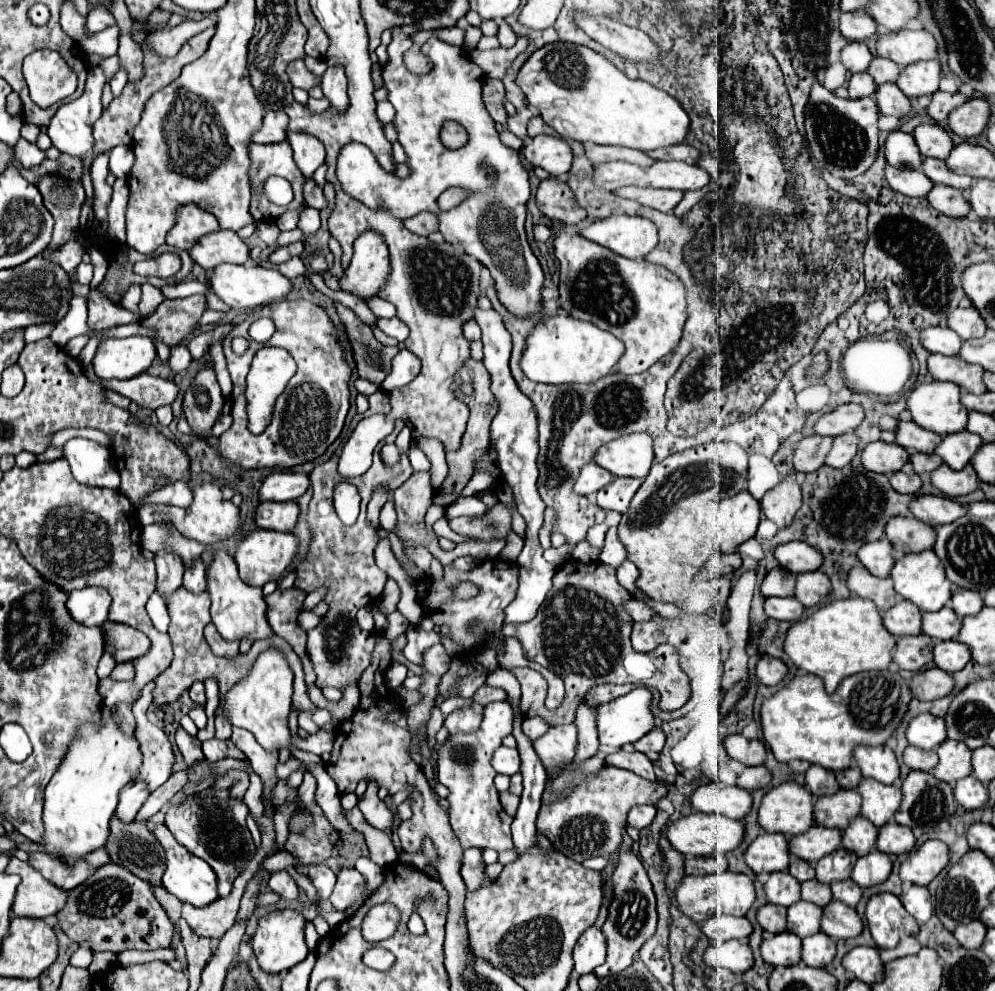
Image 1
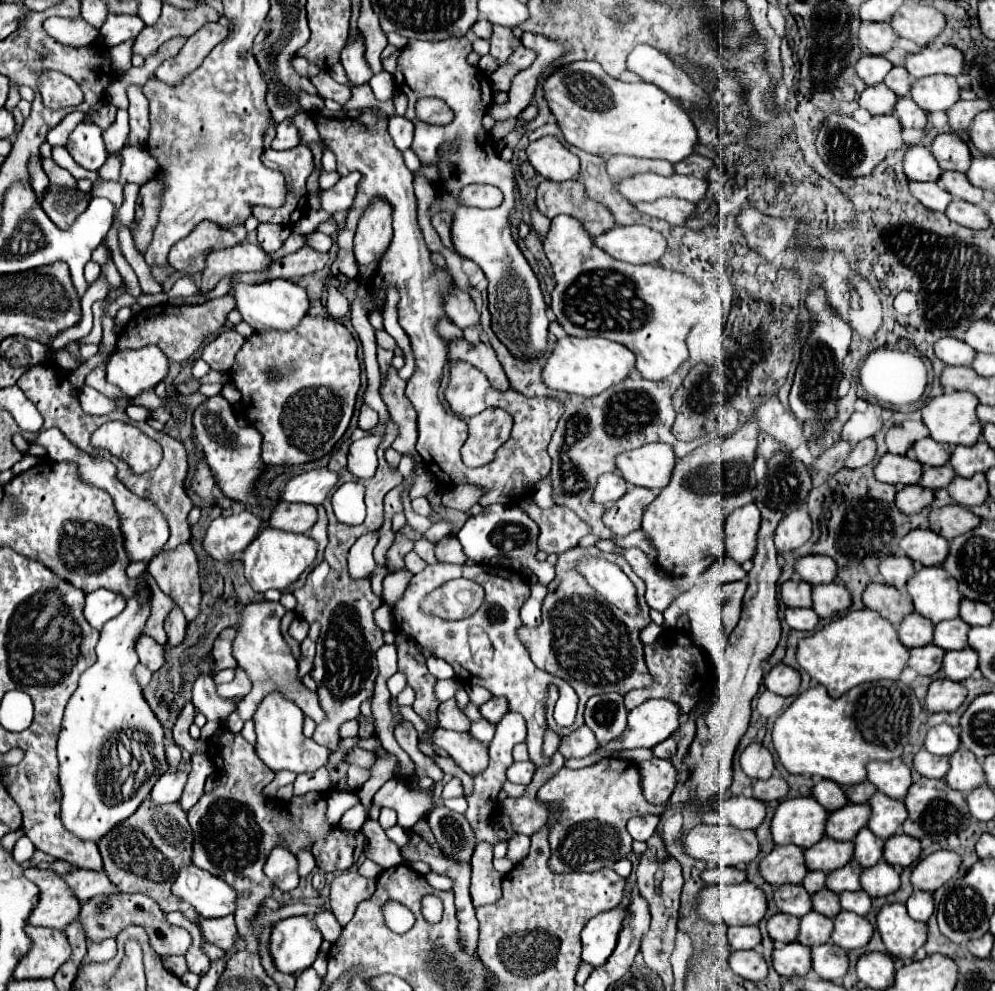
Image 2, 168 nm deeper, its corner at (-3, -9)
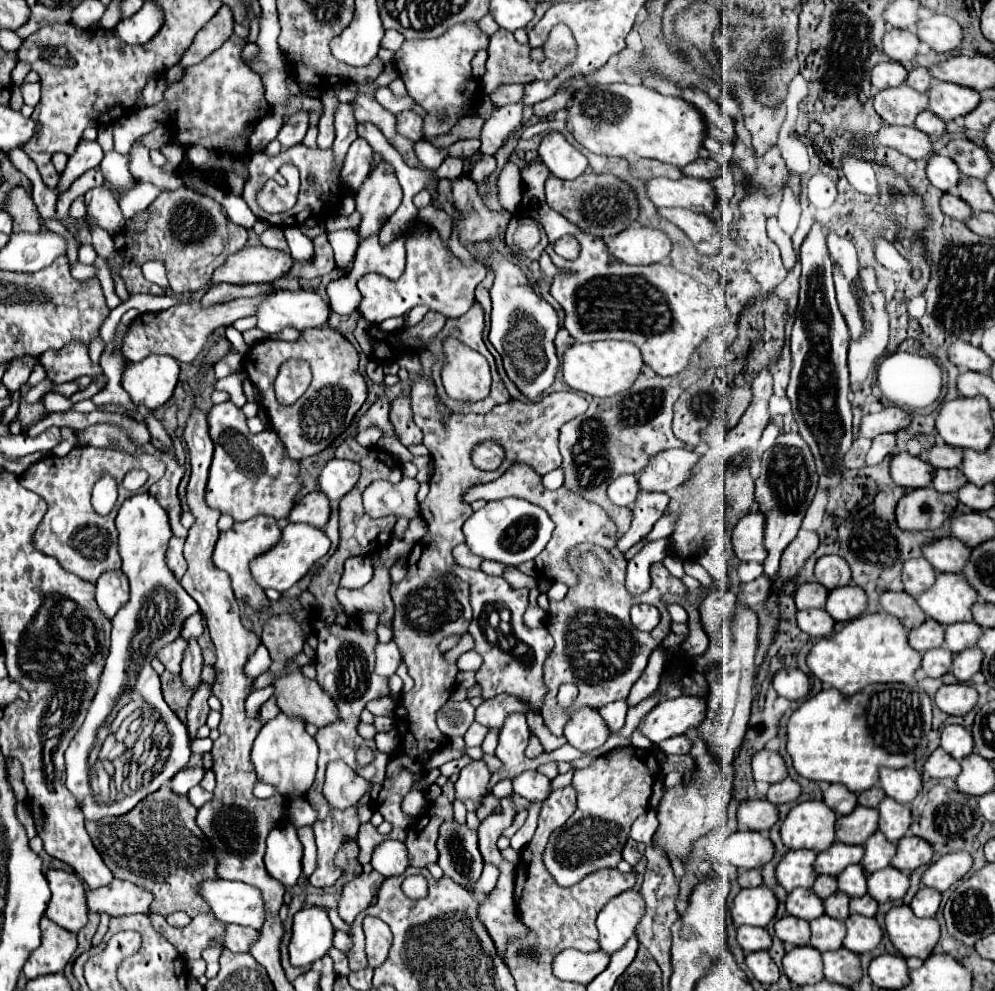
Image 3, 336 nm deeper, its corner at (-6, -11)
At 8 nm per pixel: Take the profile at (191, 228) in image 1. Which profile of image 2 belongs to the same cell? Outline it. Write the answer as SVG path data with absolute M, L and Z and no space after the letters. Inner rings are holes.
M203 221L199 223L191 235L177 241L171 247L169 263L177 271L183 271L187 275L199 273L205 267L205 257L213 249L227 249L241 241L245 241L247 229L245 227L231 227L223 229L217 223Z

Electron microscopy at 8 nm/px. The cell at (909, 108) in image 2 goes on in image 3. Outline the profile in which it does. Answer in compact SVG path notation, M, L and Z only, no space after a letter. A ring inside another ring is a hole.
M922 111L916 117L916 127L920 131L928 133L932 139L938 139L938 137L942 137L946 133L946 123L940 117L936 117L934 113L930 113L930 111Z

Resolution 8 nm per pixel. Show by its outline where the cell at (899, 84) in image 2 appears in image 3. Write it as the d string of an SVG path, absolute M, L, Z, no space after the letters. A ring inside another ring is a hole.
M926 67L912 69L906 79L906 85L914 87L916 91L922 91L922 93L930 87L930 83L932 83L932 75L930 75L930 69L926 69Z

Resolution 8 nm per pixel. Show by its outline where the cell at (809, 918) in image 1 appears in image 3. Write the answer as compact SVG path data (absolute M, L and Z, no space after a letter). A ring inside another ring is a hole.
M822 915L814 921L810 921L812 927L812 939L810 945L816 947L820 953L834 951L842 947L842 941L846 937L846 927L842 921L836 921L828 915Z

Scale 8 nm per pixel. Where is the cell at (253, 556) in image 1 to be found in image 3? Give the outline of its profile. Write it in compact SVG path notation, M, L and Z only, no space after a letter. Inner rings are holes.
M288 523L282 531L282 539L278 541L278 545L272 547L270 551L266 551L262 557L256 557L250 563L250 569L252 569L256 583L262 589L276 589L276 591L284 593L294 583L298 583L312 569L312 565L328 553L328 549L330 549L330 539L326 537L326 533L322 529L314 529L312 525Z

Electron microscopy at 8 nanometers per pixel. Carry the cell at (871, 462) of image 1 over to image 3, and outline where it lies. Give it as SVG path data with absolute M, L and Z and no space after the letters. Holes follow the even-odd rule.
M898 453L892 457L892 479L896 485L902 485L906 489L918 489L918 487L930 487L934 479L934 467L920 457L914 457L910 453Z

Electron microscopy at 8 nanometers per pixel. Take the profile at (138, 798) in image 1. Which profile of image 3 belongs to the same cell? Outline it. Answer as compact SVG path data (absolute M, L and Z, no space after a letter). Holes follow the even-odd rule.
M186 767L174 777L174 781L170 781L170 789L178 795L186 795L192 787L200 785L200 781L204 779L204 773L206 773L204 767Z

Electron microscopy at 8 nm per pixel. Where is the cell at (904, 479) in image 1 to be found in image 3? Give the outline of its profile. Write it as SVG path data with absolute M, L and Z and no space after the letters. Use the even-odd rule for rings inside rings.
M934 487L910 491L896 505L896 521L900 529L924 531L938 529L954 515L958 499L950 493L938 493Z

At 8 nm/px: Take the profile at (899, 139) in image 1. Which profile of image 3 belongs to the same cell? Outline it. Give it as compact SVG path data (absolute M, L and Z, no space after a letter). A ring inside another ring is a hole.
M944 155L930 157L928 167L926 167L926 175L928 175L930 183L942 191L950 191L960 181L958 167L954 165L954 161L950 161L950 157L944 157Z

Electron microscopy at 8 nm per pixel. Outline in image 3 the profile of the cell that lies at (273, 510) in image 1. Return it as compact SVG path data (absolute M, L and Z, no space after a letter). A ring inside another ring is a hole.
M320 491L308 493L294 505L288 519L292 523L310 523L310 525L322 529L330 519L330 501Z

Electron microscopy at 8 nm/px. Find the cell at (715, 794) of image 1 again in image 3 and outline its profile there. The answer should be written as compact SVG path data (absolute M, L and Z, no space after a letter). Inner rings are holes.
M742 801L738 807L740 831L768 831L778 821L778 807L770 801Z

